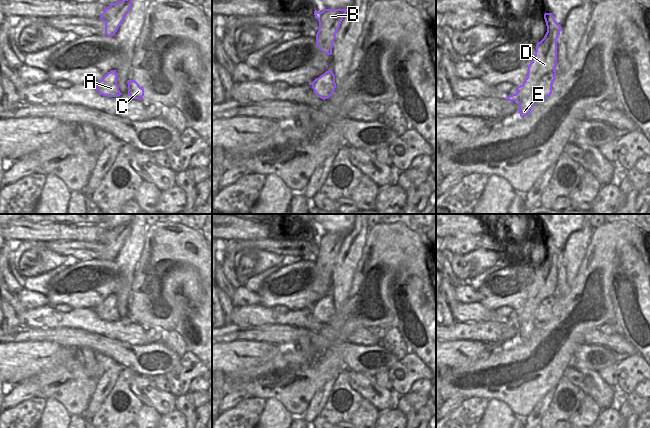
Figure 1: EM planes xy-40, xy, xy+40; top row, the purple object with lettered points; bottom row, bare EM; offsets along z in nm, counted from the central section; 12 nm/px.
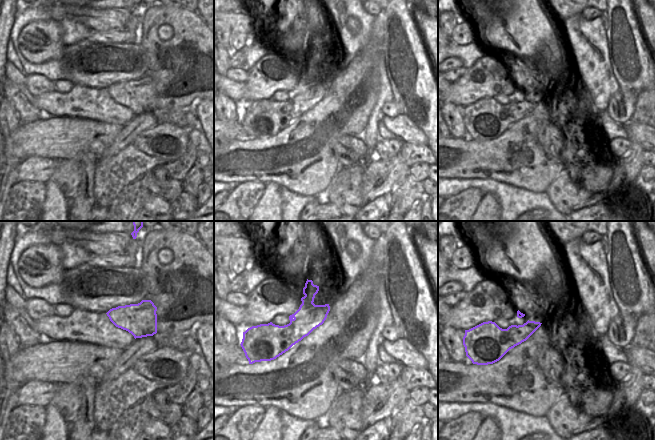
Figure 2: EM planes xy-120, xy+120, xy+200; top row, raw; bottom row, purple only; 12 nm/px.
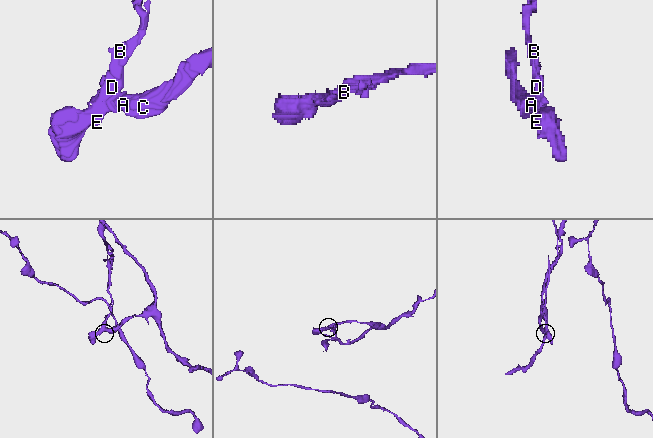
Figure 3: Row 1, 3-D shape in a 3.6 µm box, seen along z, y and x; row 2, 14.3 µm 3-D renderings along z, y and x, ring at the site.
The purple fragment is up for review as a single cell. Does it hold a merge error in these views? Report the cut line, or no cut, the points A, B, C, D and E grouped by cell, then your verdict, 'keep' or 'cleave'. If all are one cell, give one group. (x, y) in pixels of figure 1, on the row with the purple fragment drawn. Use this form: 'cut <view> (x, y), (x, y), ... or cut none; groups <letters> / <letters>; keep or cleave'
cut xy+40 (554, 70), (547, 75), (550, 79), (549, 88), (551, 92); groups A C / B D E; cleave

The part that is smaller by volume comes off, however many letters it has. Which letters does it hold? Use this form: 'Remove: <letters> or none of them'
Remove: B, D, E

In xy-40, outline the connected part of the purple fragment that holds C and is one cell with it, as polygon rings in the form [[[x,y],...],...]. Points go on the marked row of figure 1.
[[[134,79],[128,80],[127,84],[128,84],[128,95],[132,99],[138,99],[141,101],[141,99],[144,96],[144,89],[140,87],[139,84]]]

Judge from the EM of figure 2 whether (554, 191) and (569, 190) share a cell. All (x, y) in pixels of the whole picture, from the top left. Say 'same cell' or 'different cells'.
same cell

